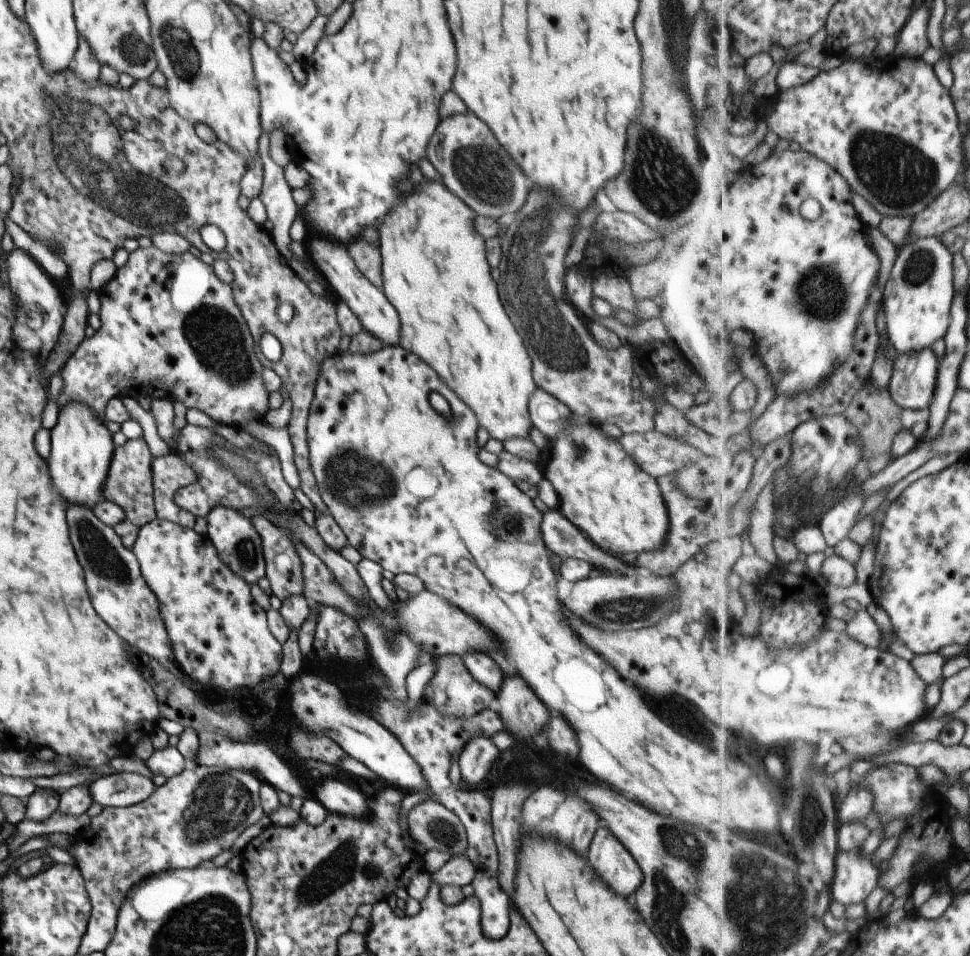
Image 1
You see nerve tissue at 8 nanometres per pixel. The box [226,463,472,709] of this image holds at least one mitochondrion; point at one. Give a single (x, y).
(244, 555)

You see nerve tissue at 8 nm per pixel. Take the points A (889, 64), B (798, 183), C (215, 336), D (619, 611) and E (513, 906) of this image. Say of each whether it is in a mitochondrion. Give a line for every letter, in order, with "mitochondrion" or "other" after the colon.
A: other
B: other
C: mitochondrion
D: mitochondrion
E: other

